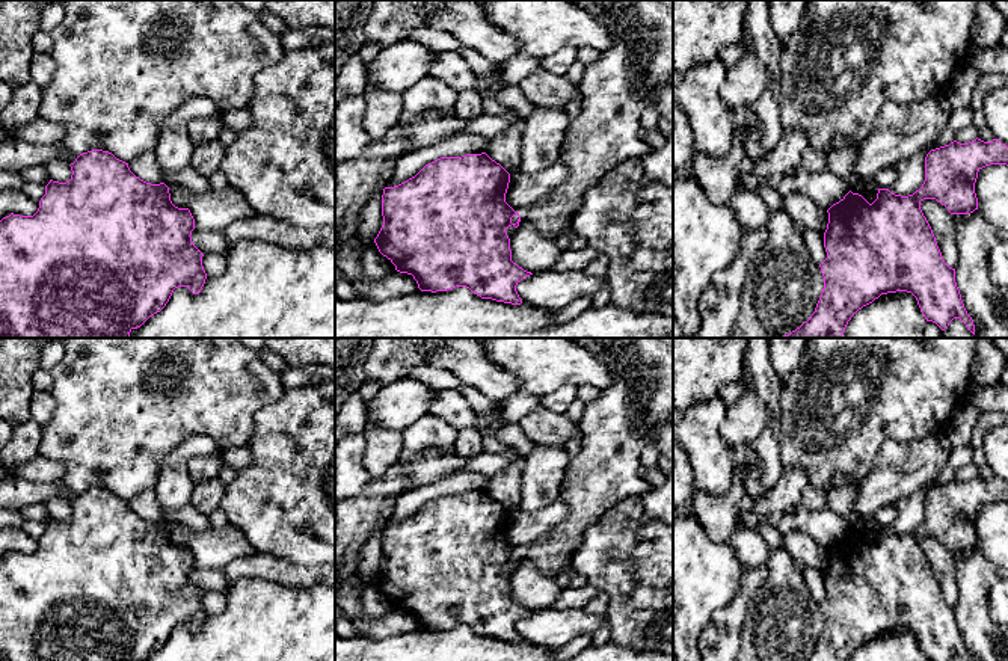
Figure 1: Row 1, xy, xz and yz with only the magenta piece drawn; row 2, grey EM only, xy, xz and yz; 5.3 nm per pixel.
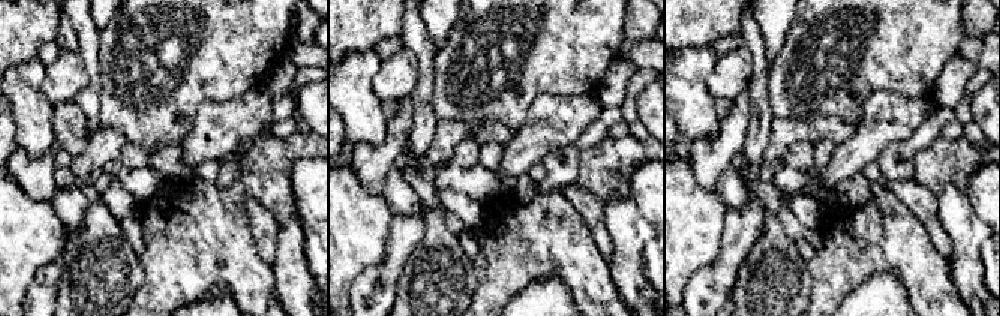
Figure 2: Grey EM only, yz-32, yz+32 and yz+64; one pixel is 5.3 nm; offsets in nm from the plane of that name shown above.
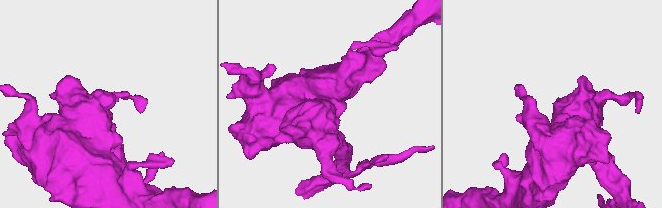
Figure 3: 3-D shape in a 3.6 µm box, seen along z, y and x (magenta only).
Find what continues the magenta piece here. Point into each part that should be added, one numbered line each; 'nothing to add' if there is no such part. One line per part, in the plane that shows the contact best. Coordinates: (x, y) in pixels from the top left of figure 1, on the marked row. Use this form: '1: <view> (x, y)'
nothing to add

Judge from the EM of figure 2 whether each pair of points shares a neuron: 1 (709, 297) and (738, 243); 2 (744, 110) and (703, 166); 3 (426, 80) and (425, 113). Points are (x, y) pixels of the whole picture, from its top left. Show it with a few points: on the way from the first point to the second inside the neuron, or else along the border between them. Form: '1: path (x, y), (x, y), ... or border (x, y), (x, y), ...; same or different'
1: path (712, 283), (723, 273), (730, 256); same
2: path (735, 123), (730, 140), (717, 153); same
3: path (425, 87), (425, 105); same

